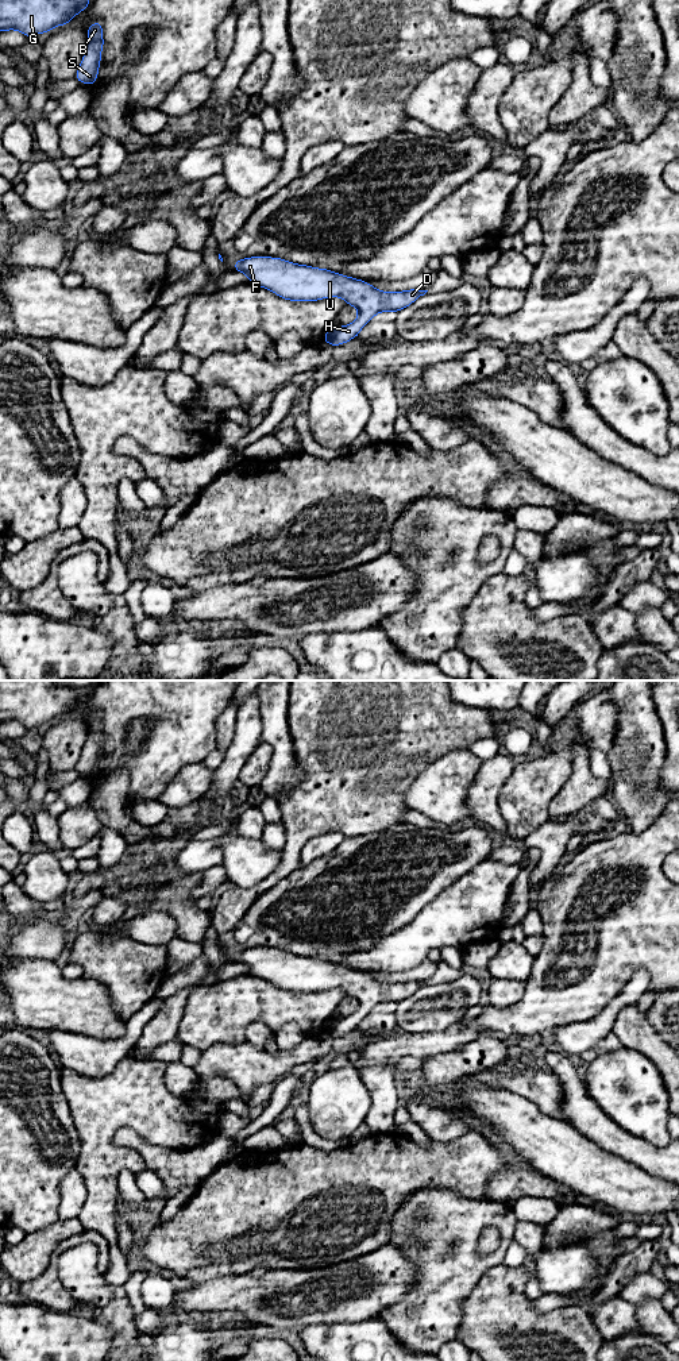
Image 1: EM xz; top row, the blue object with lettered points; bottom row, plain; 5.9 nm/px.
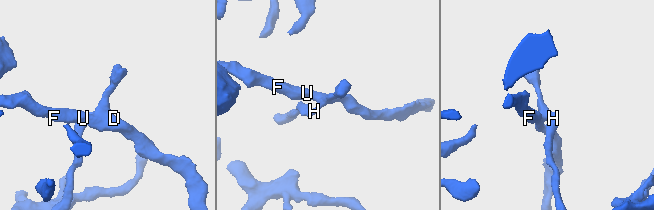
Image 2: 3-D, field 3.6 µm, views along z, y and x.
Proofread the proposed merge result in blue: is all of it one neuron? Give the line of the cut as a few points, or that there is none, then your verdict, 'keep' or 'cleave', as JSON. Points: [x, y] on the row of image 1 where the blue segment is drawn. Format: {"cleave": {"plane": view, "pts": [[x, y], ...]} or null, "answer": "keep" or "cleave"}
{"cleave": {"plane": "xz", "pts": [[338, 327], [328, 342]]}, "answer": "cleave"}

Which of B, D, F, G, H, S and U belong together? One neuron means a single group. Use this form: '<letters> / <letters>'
B G S / D F H U

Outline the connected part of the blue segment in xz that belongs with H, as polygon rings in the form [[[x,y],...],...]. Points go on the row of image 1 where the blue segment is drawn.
[[[251,257],[238,259],[234,263],[235,271],[246,274],[251,284],[262,286],[289,301],[319,301],[321,298],[342,297],[346,304],[355,306],[359,315],[355,321],[346,327],[337,327],[329,344],[340,346],[358,338],[360,329],[379,312],[400,312],[409,306],[428,290],[409,289],[404,292],[381,292],[366,281],[337,274],[335,271],[306,265],[296,265],[281,258]]]

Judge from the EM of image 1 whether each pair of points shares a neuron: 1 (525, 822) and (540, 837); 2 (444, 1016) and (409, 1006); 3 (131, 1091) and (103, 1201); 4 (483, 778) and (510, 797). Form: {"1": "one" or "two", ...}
{"1": "two", "2": "one", "3": "one", "4": "two"}

